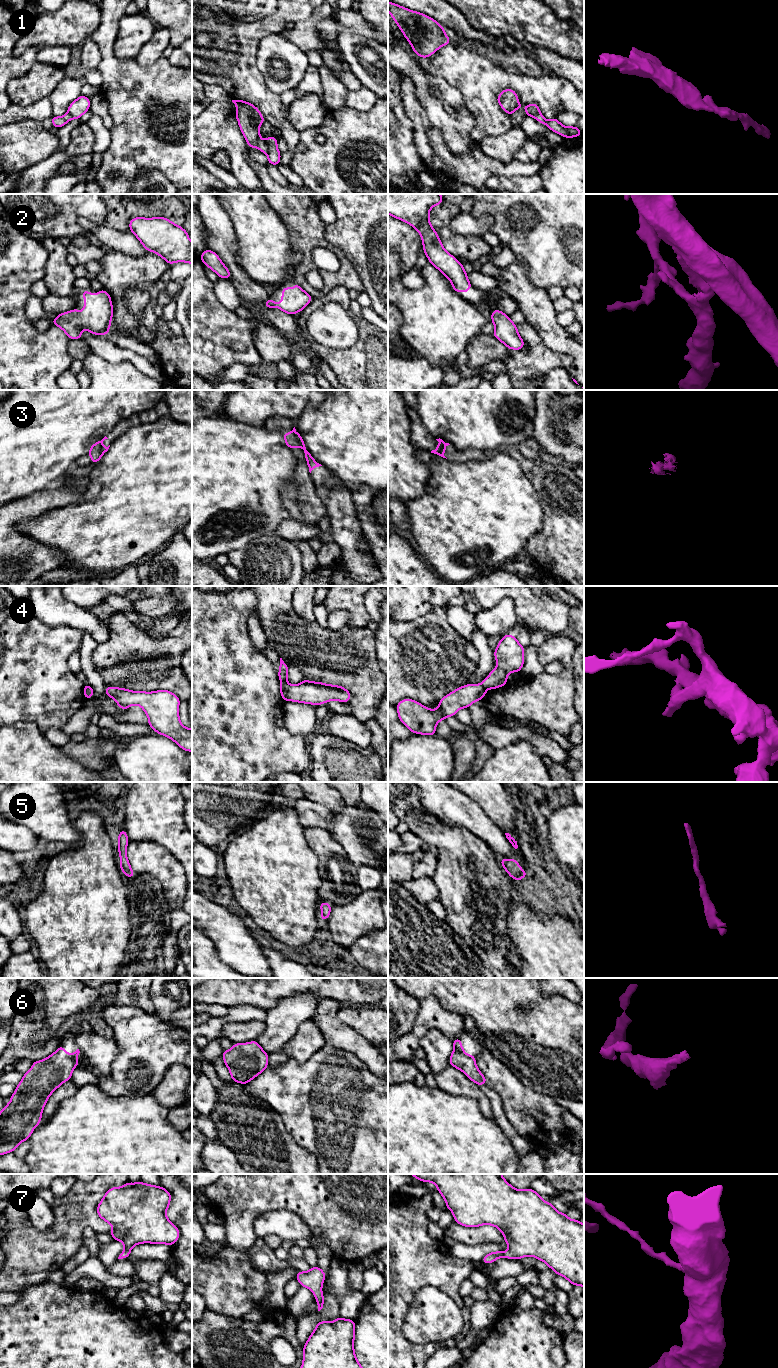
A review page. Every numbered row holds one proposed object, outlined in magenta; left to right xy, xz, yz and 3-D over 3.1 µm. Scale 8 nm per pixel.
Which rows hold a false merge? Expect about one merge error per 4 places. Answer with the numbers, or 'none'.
3, 4

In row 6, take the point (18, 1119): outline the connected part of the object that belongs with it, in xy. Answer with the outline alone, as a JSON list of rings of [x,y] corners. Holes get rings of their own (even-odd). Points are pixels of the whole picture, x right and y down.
[[[60,1046],[52,1055],[43,1060],[35,1061],[31,1069],[23,1075],[10,1097],[11,1101],[0,1111],[0,1155],[13,1152],[21,1142],[28,1140],[37,1125],[49,1096],[65,1081],[71,1079],[72,1071],[79,1066],[76,1057],[80,1051],[72,1054],[65,1052],[65,1046]]]

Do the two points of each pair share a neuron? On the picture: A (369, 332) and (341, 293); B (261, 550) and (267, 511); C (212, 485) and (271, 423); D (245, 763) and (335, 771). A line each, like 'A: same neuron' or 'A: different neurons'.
A: same neuron
B: different neurons
C: different neurons
D: different neurons

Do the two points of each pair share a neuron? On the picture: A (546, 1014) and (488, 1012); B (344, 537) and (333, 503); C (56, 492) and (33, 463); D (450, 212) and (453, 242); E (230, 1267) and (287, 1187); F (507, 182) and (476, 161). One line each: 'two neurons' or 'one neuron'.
A: one neuron
B: one neuron
C: two neurons
D: one neuron
E: two neurons
F: two neurons

